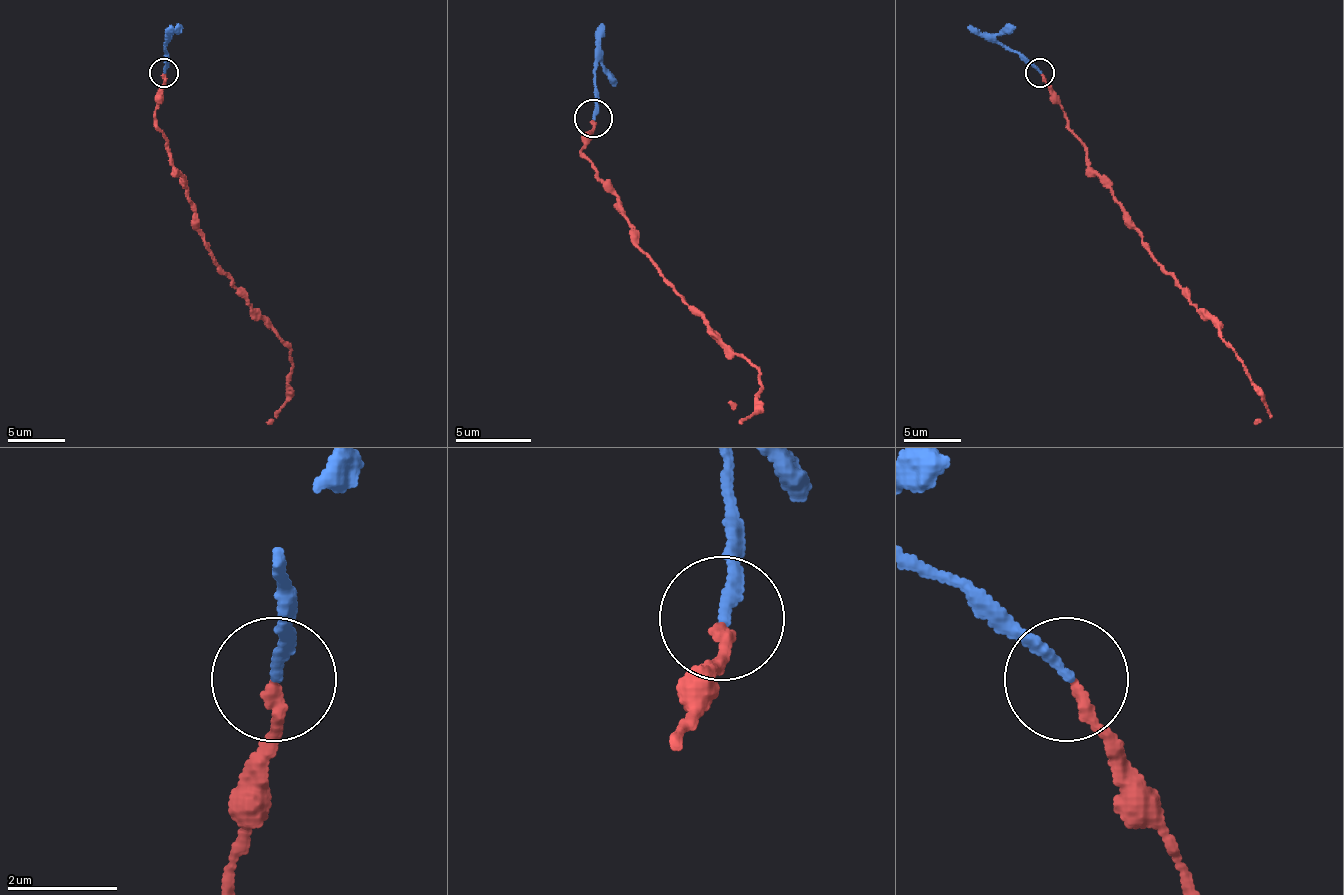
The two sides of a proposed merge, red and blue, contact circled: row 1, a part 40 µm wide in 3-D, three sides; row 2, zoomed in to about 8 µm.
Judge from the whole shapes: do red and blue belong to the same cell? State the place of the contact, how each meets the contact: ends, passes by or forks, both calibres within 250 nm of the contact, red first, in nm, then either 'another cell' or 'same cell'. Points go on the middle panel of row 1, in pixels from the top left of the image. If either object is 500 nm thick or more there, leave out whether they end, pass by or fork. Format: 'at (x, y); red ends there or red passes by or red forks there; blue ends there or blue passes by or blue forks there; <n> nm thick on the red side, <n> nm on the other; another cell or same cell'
at (593, 118); red ends there; blue ends there; 200 nm thick on the red side, 190 nm on the other; same cell

